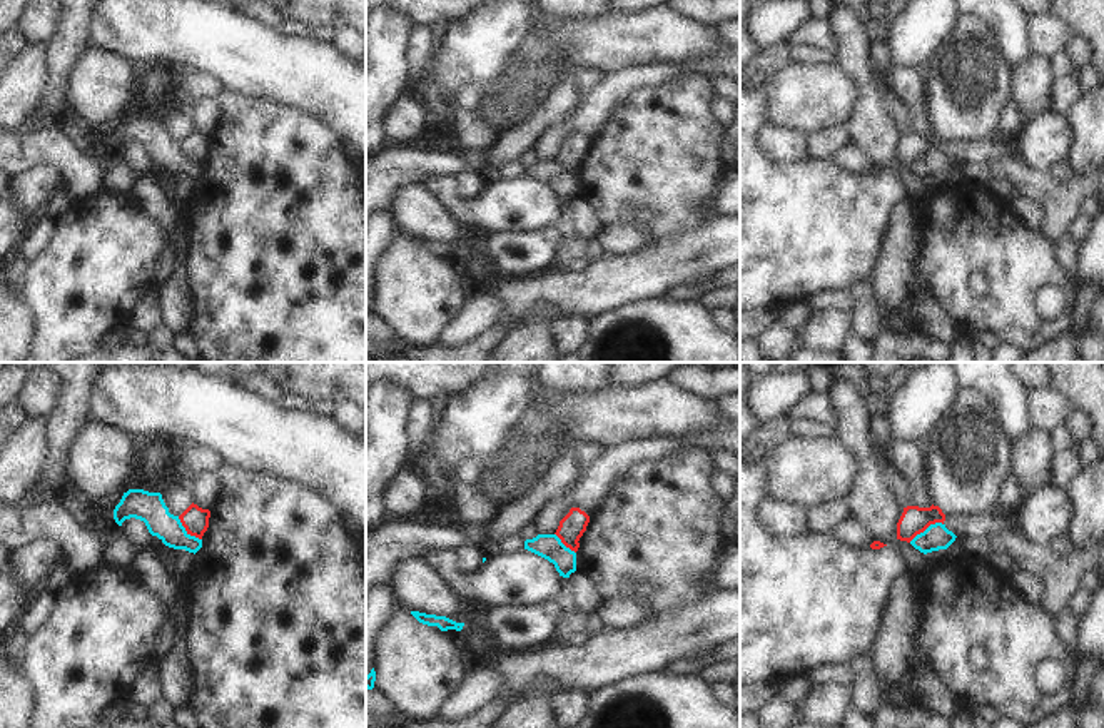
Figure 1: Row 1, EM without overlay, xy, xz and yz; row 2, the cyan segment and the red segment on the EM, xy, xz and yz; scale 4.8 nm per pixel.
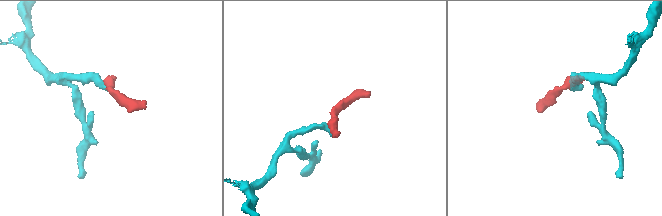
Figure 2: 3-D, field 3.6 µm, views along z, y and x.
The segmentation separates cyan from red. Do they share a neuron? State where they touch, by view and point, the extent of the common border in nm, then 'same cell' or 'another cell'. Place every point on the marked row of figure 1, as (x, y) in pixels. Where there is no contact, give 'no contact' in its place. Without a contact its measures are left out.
contact yz (927, 528); length 190 nm; another cell

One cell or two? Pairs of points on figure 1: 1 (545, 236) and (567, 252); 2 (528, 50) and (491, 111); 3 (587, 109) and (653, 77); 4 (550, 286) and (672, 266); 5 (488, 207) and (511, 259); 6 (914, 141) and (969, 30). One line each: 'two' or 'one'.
1: two
2: one
3: one
4: one
5: two
6: one

